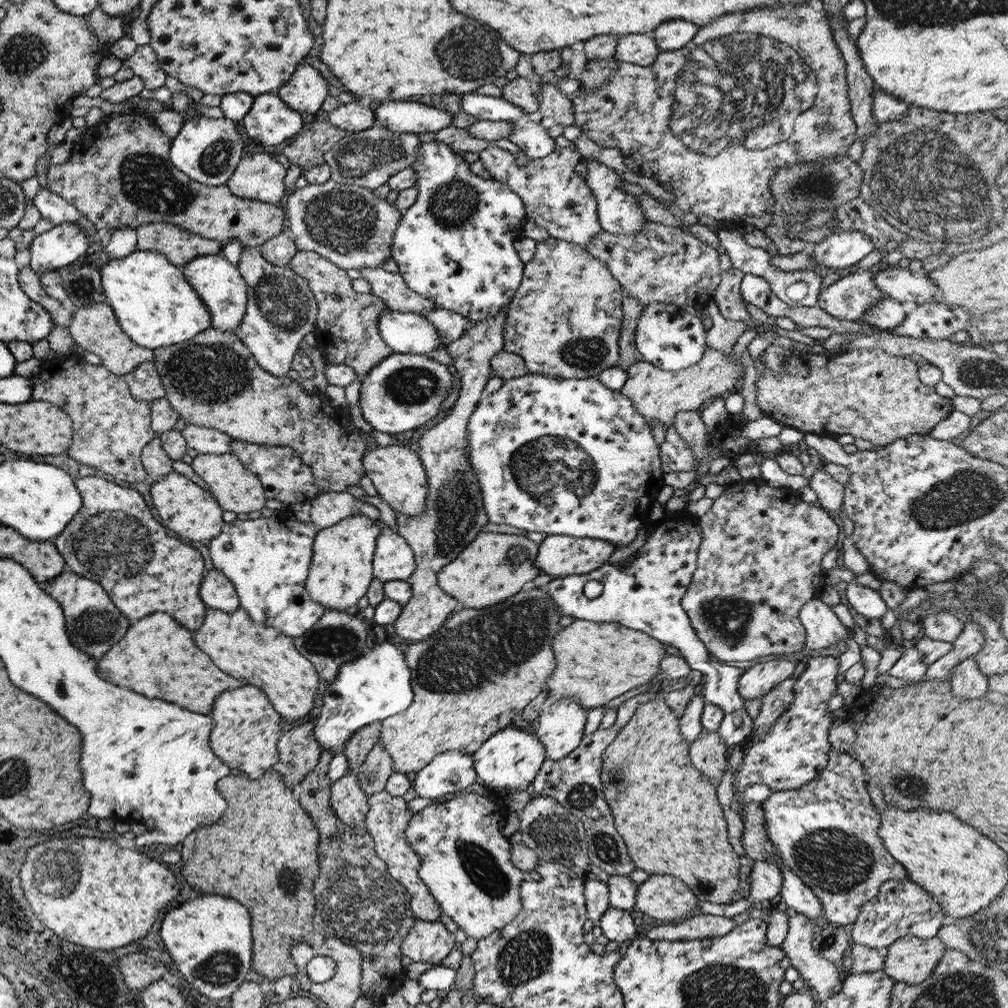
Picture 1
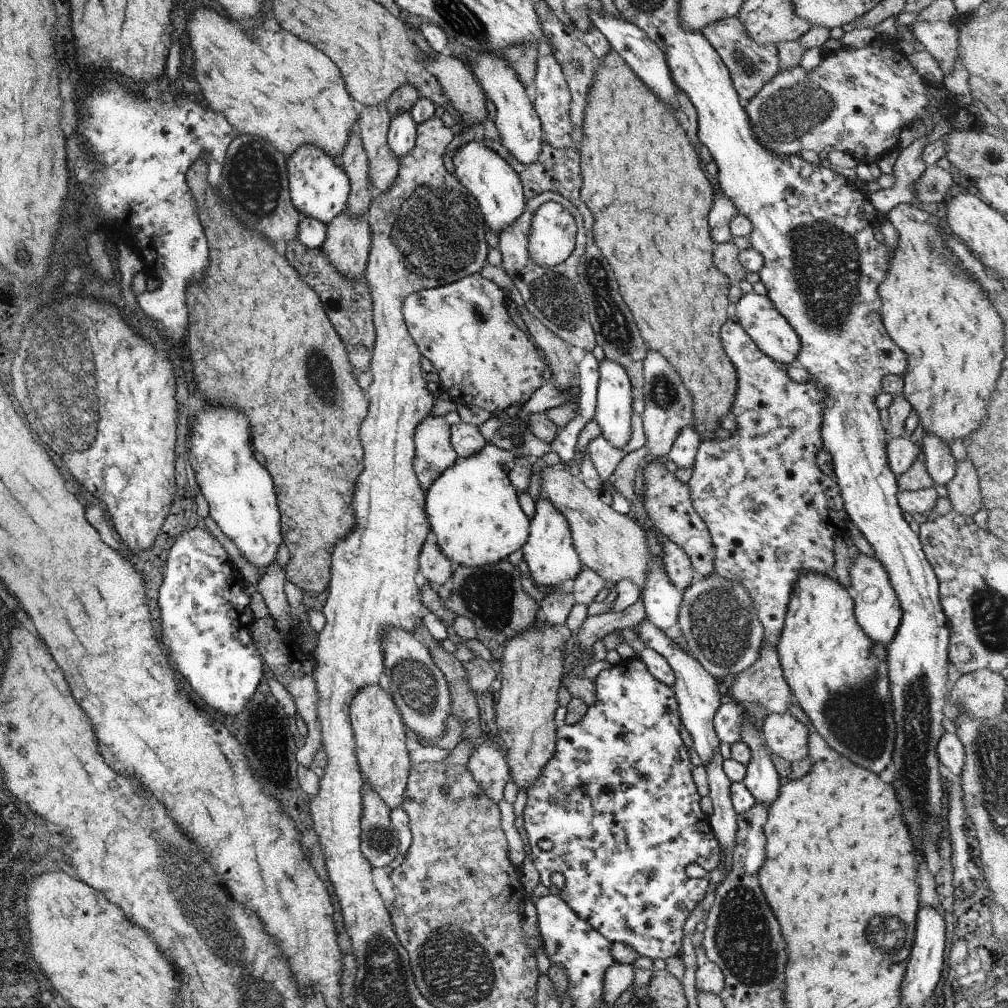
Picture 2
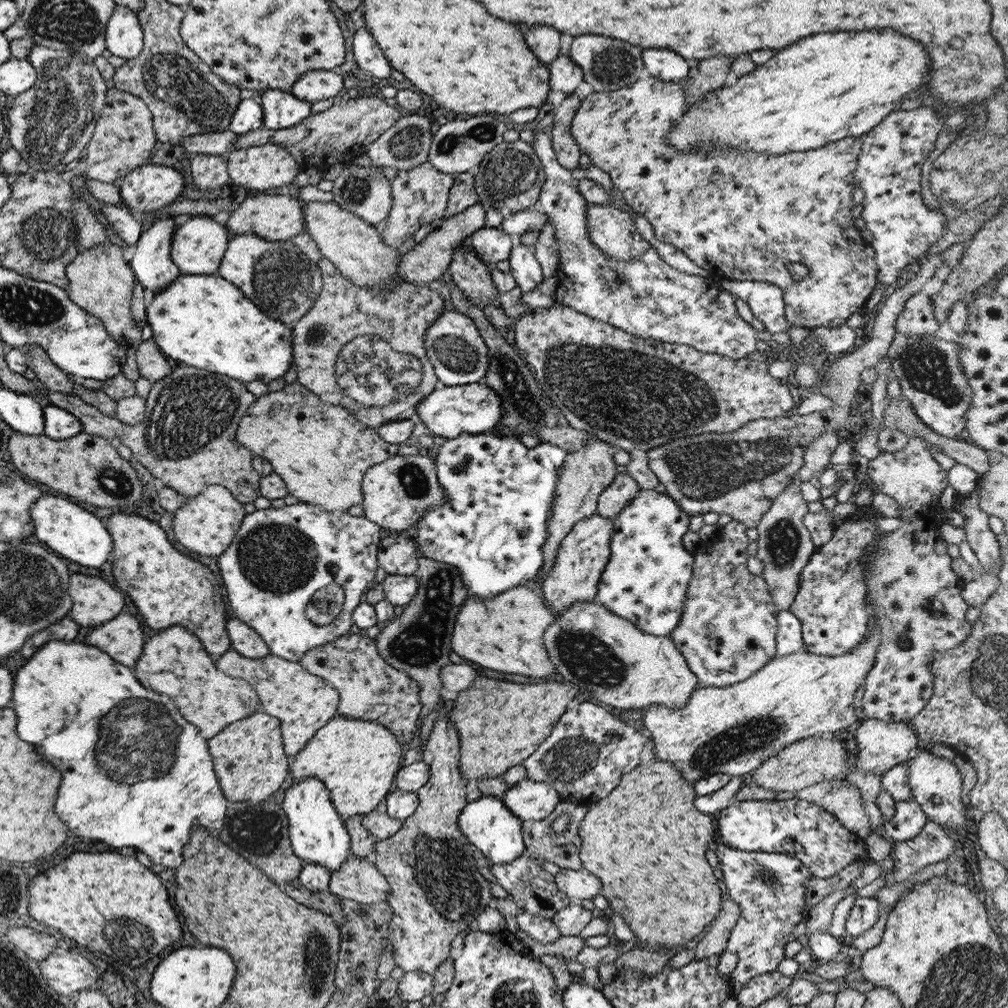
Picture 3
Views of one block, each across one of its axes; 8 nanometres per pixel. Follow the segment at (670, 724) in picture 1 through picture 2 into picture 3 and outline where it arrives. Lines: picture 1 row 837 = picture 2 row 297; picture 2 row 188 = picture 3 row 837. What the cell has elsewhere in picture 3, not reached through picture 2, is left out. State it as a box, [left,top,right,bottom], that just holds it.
[578,758,724,950]

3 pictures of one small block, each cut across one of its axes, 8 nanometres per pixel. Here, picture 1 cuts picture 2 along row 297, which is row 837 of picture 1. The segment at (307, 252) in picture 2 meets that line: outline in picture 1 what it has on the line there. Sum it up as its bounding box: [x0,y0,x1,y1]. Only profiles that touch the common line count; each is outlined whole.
[297,751,416,1000]

